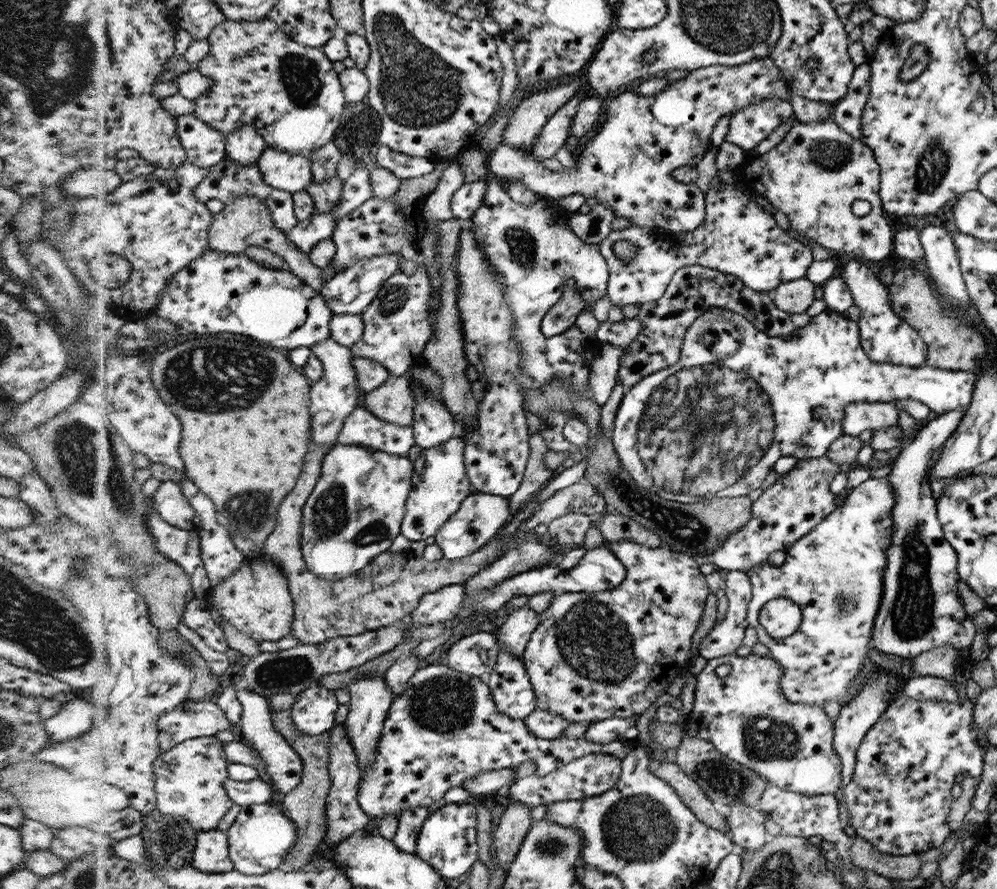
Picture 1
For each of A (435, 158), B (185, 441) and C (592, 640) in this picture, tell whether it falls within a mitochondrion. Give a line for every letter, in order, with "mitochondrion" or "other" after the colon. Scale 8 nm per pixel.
A: other
B: other
C: mitochondrion

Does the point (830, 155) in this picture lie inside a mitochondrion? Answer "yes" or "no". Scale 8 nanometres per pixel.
yes

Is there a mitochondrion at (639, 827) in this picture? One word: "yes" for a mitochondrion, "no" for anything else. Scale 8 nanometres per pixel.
yes

